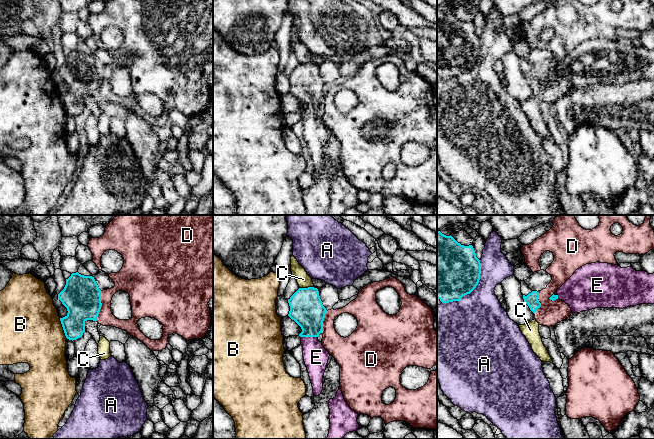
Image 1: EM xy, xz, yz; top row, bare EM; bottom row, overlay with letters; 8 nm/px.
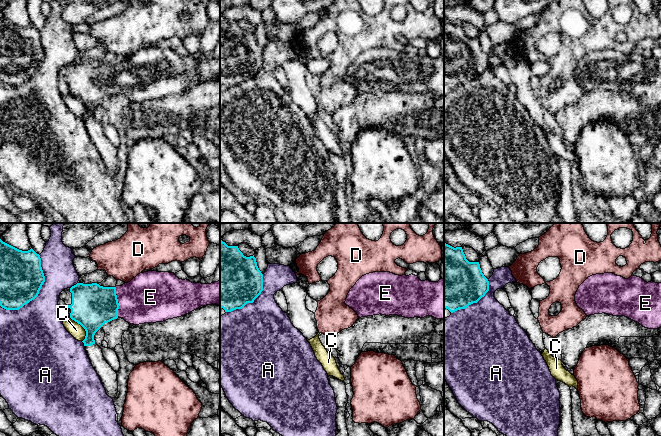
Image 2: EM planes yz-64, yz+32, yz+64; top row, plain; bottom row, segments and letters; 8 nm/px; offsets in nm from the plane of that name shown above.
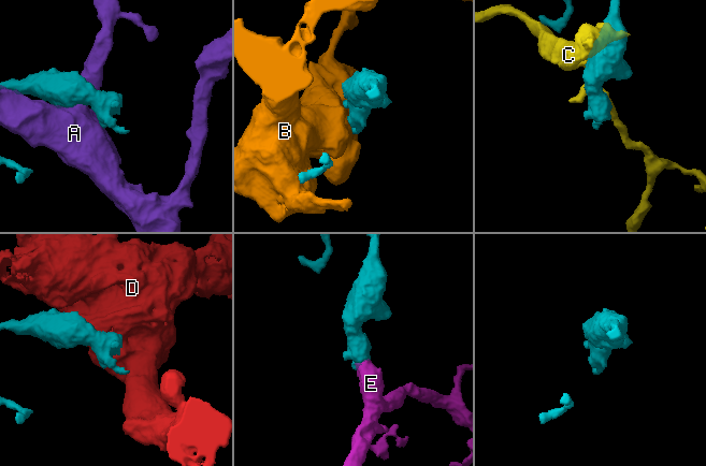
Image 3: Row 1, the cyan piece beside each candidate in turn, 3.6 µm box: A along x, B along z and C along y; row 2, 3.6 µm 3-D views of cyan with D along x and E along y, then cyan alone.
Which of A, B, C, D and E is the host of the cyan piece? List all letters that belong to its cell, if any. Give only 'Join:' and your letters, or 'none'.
Join: E

